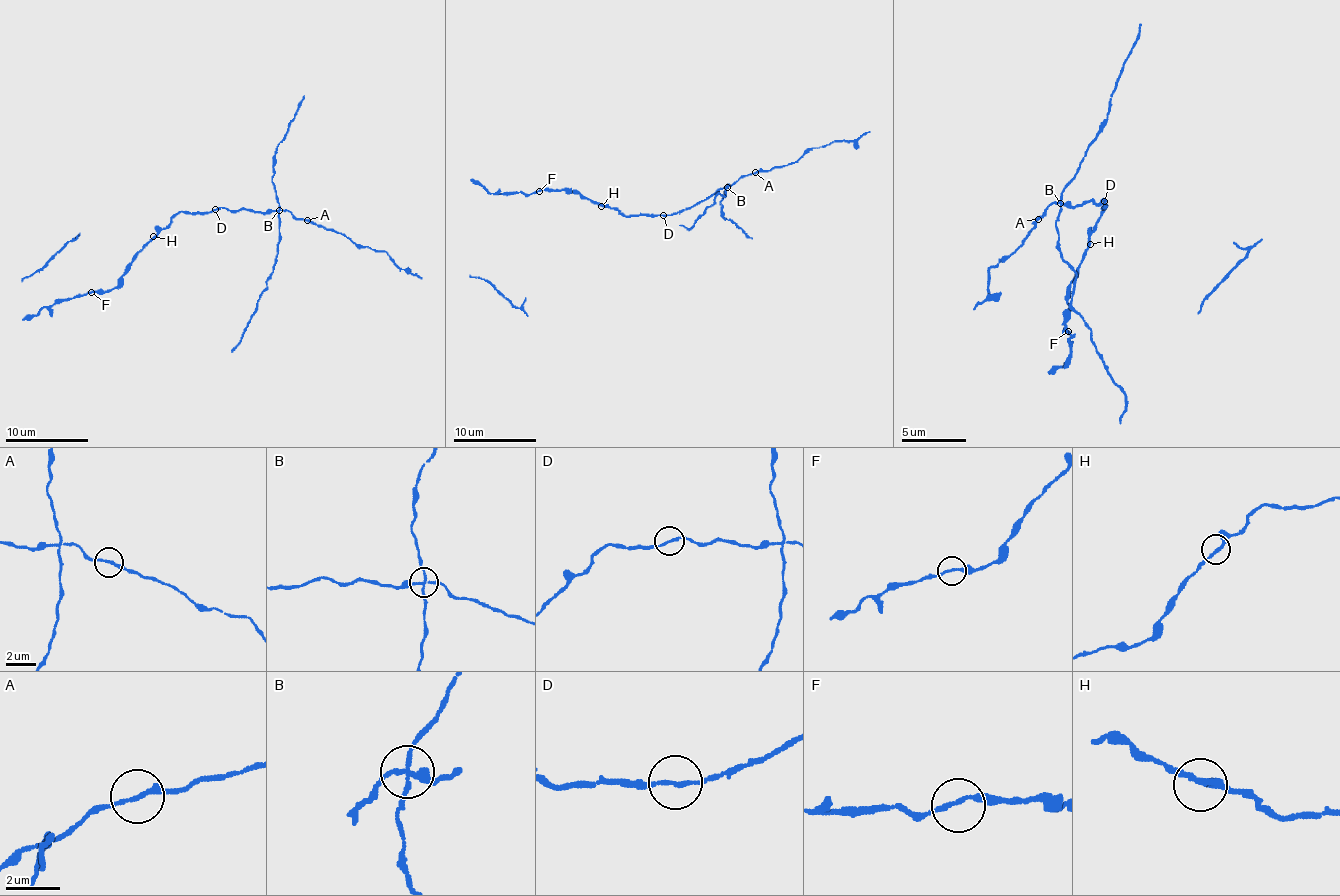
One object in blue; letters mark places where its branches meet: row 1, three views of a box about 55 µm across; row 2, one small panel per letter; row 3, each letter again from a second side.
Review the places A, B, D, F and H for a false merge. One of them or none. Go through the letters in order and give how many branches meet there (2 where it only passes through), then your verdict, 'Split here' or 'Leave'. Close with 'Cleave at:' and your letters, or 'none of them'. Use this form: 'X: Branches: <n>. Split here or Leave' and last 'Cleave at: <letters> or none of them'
A: Branches: 2. Leave
B: Branches: 4. Split here
D: Branches: 2. Leave
F: Branches: 2. Leave
H: Branches: 2. Leave
Cleave at: B

